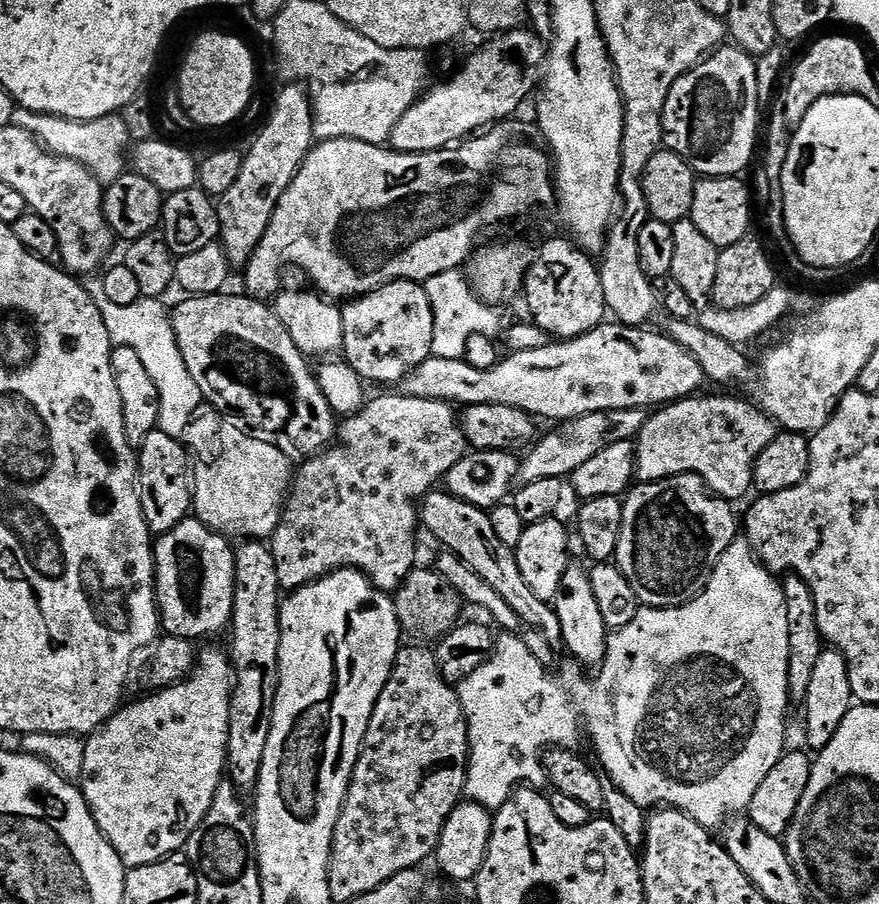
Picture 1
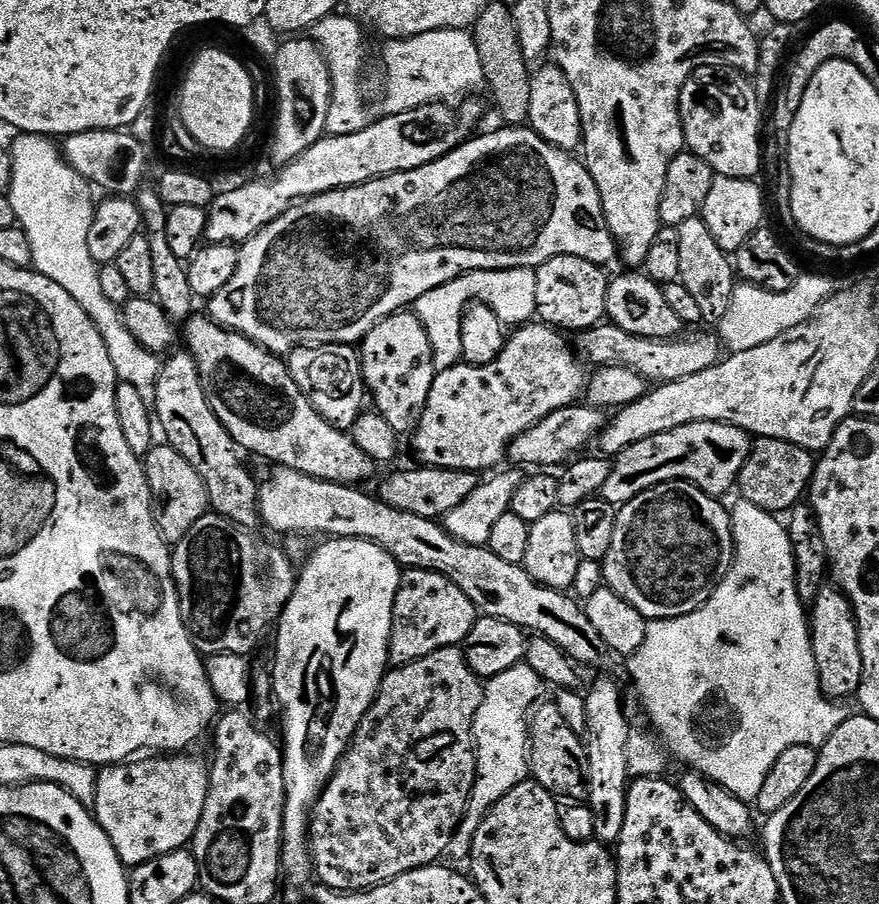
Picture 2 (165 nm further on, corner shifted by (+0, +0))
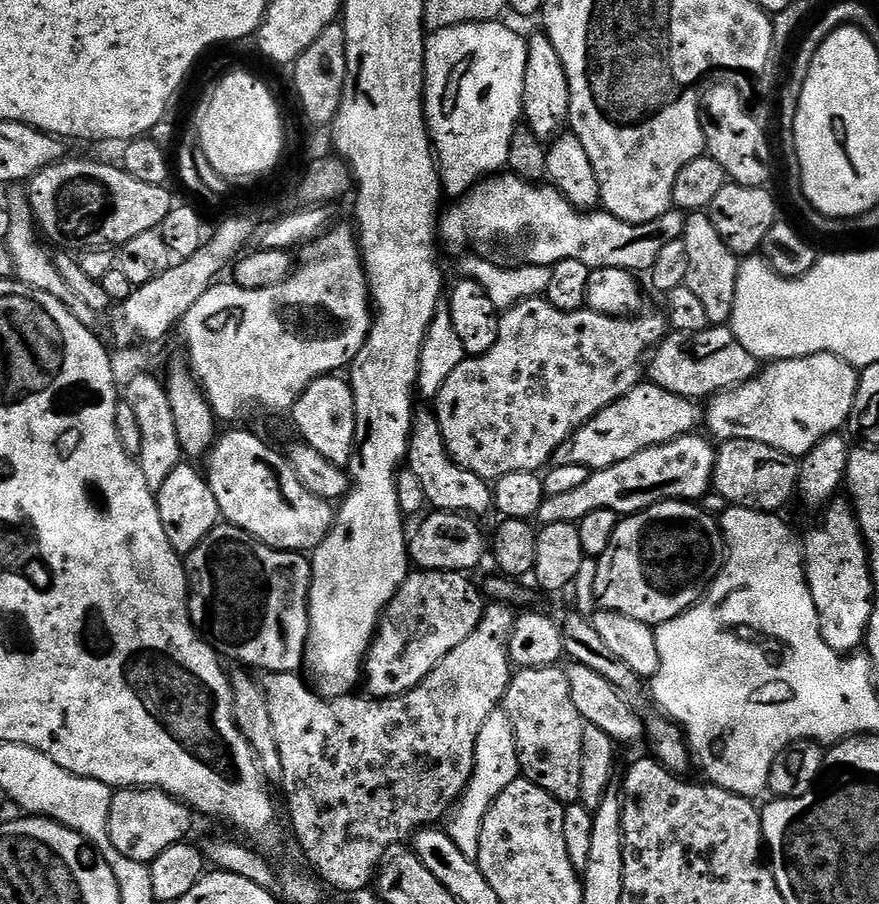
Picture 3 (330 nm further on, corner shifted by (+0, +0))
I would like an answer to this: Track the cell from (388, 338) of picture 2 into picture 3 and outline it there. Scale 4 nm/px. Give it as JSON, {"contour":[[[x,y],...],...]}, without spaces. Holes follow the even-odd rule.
{"contour":[[[417,411],[413,415],[412,437],[408,440],[406,466],[411,472],[418,474],[418,482],[422,482],[425,501],[433,509],[442,512],[463,512],[465,516],[473,518],[493,515],[492,484],[478,474],[467,472],[465,468],[452,461],[452,455],[446,450],[442,426],[435,411]]]}

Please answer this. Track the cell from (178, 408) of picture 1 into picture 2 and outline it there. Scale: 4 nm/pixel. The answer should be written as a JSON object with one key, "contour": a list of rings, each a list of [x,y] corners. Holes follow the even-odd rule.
{"contour":[[[33,132],[15,138],[17,140],[10,144],[12,184],[6,194],[14,206],[18,227],[30,238],[35,271],[58,282],[86,310],[102,334],[102,342],[106,342],[117,381],[134,386],[144,400],[155,401],[161,357],[140,344],[130,332],[123,311],[102,290],[101,265],[90,254],[90,226],[98,207],[92,181],[68,164],[61,145],[55,139]]]}

